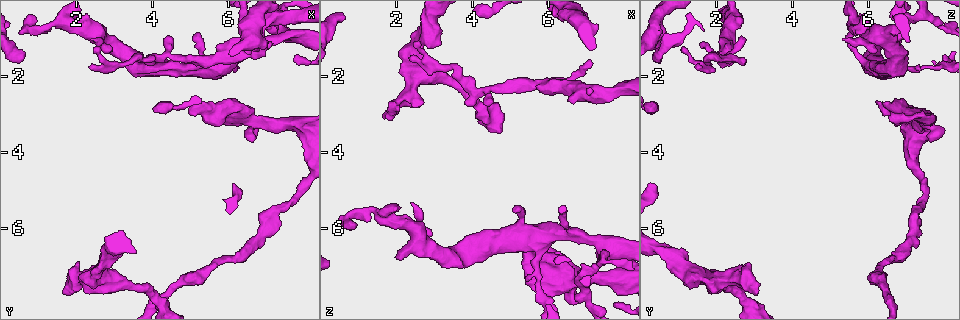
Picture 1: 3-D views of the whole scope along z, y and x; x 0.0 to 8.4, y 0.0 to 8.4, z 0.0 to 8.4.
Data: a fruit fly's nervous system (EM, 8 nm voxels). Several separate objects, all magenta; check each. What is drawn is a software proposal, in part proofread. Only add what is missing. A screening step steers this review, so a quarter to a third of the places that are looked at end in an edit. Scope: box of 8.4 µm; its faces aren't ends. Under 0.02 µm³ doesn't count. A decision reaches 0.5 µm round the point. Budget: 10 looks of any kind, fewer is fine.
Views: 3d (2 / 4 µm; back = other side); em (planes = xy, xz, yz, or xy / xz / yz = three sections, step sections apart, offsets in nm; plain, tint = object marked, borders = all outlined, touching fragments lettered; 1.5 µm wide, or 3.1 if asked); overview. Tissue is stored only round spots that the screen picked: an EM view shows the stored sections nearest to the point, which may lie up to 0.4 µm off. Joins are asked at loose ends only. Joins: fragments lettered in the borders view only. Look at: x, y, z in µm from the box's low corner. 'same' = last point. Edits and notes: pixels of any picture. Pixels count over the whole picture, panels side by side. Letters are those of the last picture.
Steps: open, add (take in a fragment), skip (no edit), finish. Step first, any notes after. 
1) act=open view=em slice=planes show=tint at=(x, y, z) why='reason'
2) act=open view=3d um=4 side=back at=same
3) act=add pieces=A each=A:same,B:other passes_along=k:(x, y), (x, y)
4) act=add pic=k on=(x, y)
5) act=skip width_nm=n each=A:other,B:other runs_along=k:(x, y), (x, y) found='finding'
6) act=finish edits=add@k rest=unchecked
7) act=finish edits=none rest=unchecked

act=open view=3d um=2 at=(2.35, 1.65, 1.60) why='an open end'

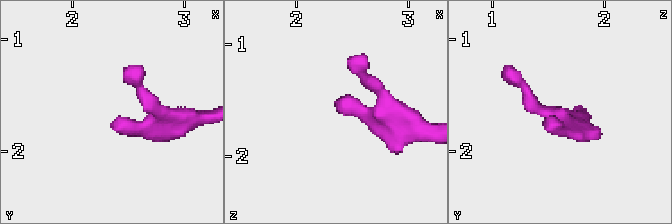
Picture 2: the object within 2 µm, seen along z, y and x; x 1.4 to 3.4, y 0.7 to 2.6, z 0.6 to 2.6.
act=open view=em slice=planes show=borders at=(2.38, 1.70, 1.58)

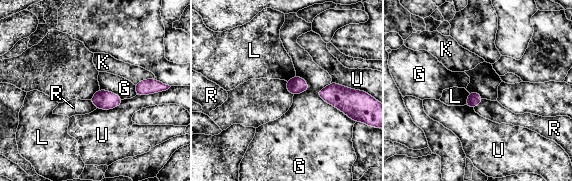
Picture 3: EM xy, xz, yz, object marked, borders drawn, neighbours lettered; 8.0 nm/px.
act=skip width_nm=110 each=G:other,K:other,L:other,R:other,U:other border=3:(316, 91), (322, 99), (351, 119) found='no lettered fragment goes on from it'

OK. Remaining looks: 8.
act=open view=em slice=planes show=borders at=(1.70, 7.70, 3.00) why='branch stops here'

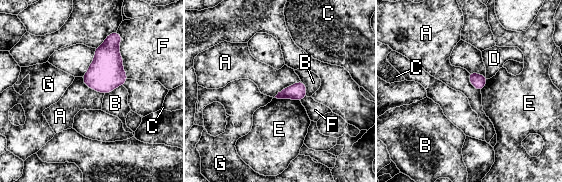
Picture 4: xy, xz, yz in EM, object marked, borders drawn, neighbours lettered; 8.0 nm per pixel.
act=skip longest_contact=F:400nm each=A:other,B:other,C:other,D:other,E:other,F:other,G:other found='none of them fits'

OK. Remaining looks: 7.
act=open view=3d um=4 at=(5.10, 2.75, 6.20) why='free end'

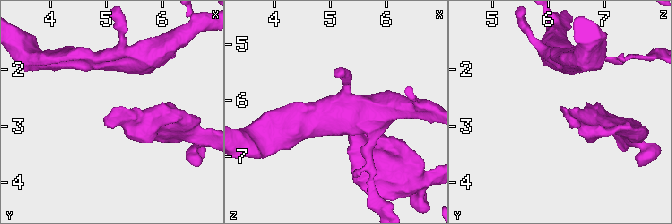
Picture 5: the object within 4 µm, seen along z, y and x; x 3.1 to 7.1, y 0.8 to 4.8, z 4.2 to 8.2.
act=open view=em slice=yz step=4 show=tint at=(5.10, 2.70, 6.25) why='shape alone is not enough'

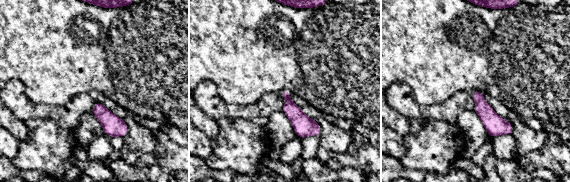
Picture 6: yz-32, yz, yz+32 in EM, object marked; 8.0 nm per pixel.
act=open view=em slice=planes show=borders at=same why='cut it another way'

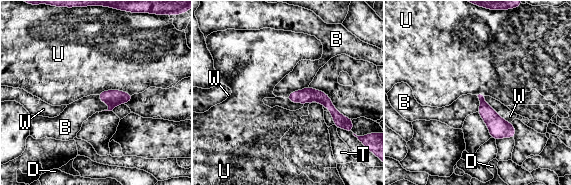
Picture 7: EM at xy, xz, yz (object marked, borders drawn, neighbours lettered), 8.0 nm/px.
act=skip each=B:other,D:other,T:other,U:other,W:other runs_along=7:(290, 97), (320, 97), (339, 122) found='no lettered fragment goes on from it'

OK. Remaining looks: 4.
act=open view=em slice=xz step=4 show=borders at=(7.10, 1.15, 1.55) why='tapers out'

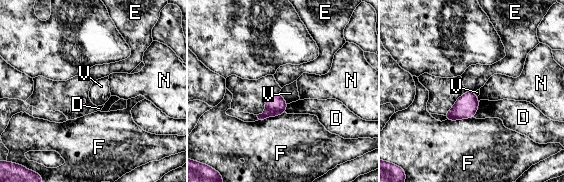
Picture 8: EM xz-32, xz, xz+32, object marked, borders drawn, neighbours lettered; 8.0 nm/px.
act=skip each=D:other,E:other,F:other,N:other,V:other border=8:(467, 90), (474, 92) found='no lettered fragment goes on from it'

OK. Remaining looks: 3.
act=finish edits=none rest=unchecked

